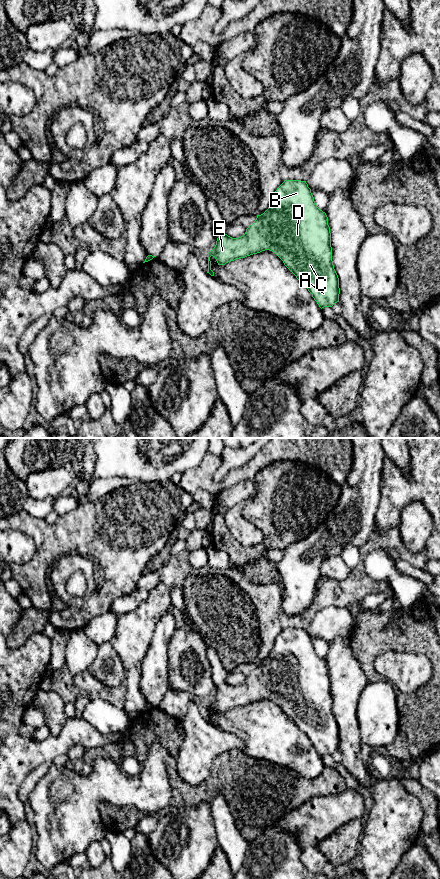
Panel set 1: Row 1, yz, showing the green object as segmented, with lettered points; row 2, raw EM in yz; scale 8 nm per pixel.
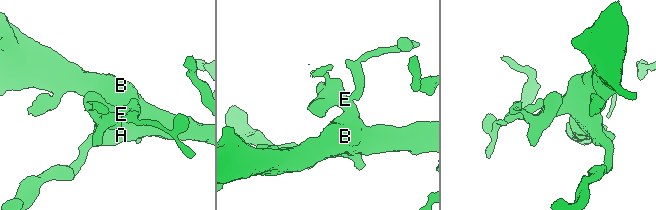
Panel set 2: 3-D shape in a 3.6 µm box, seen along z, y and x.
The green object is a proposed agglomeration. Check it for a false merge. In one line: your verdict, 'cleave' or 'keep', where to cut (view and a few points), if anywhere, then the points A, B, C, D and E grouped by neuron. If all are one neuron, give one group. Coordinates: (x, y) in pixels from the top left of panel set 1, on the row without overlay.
keep; cut none; groups A B C D E

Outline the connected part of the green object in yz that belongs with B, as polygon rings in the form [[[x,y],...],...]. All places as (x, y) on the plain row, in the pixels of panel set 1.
[[[285,628],[275,639],[272,651],[268,657],[263,662],[257,663],[256,668],[246,677],[243,684],[232,686],[224,682],[218,685],[215,695],[208,701],[207,721],[214,724],[214,720],[211,718],[211,704],[216,707],[218,713],[225,713],[228,710],[265,698],[274,700],[283,709],[284,713],[307,735],[321,757],[332,755],[339,750],[339,726],[332,709],[331,681],[328,665],[325,660],[317,655],[306,629]]]

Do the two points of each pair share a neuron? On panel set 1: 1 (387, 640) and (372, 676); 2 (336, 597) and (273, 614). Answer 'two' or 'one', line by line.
1: one
2: one

